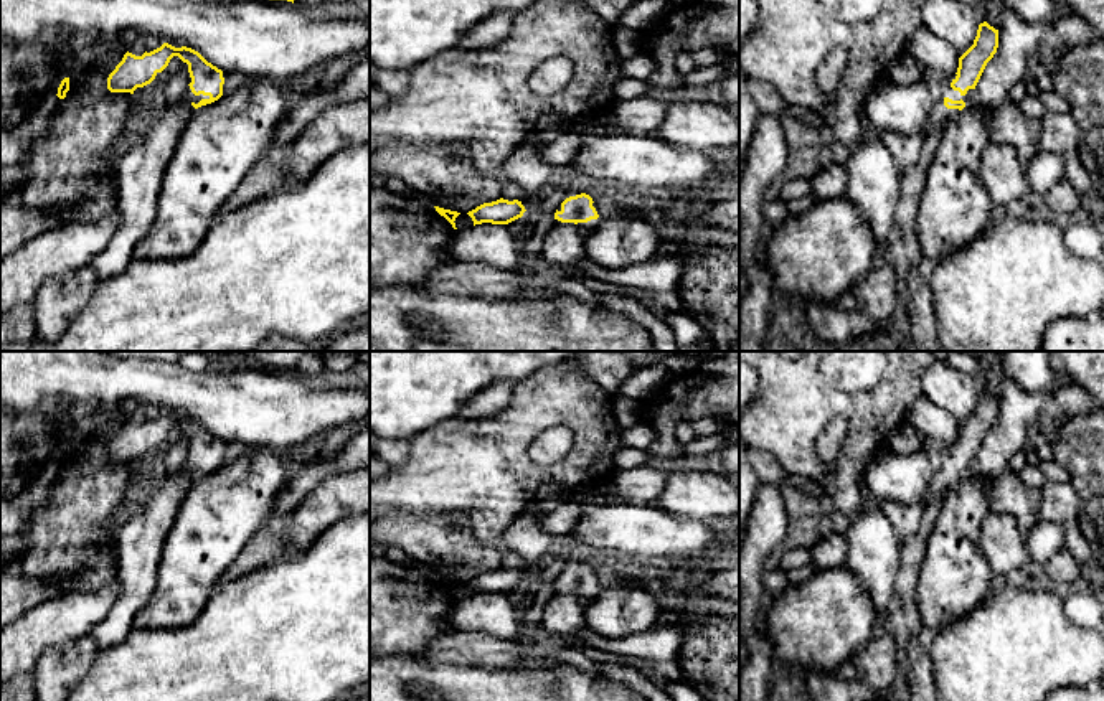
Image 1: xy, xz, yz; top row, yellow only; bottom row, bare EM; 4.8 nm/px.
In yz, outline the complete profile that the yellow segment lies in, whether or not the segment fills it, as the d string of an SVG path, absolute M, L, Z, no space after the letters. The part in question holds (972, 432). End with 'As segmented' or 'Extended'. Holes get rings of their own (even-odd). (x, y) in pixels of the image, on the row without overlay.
M987 391L979 394L974 414L959 427L957 442L942 454L942 465L931 478L922 503L904 505L899 501L880 501L880 510L889 520L899 543L913 538L921 526L926 506L934 498L942 498L949 488L962 480L987 435L998 417L998 399Z. Extended

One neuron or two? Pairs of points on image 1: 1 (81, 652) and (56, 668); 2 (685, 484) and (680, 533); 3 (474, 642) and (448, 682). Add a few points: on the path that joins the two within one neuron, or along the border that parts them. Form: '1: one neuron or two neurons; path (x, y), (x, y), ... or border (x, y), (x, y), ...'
1: one neuron; path (75, 658), (63, 667)
2: two neurons; border (657, 505), (662, 510), (707, 523)
3: two neurons; border (421, 660), (497, 668)

